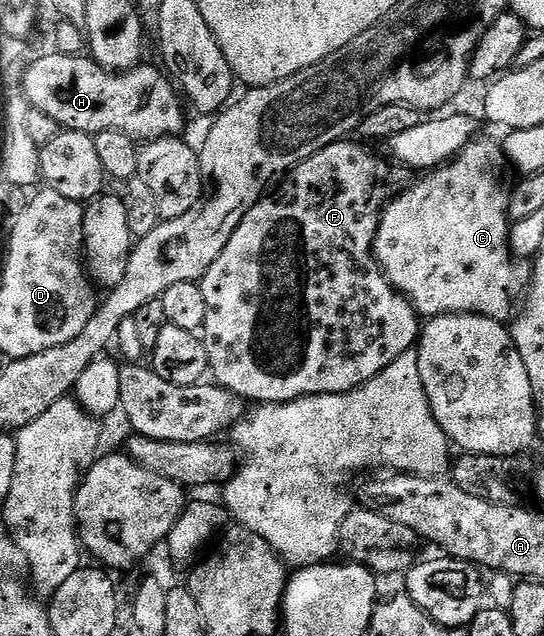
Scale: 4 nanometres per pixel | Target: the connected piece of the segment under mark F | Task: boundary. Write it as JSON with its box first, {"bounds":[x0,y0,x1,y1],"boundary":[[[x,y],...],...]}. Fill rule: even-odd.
{"bounds":[200,138,420,404],"boundary":[[[347,138],[344,140],[338,140],[335,144],[329,144],[324,146],[319,152],[313,152],[306,160],[299,160],[297,164],[293,165],[285,173],[282,185],[278,189],[275,187],[270,195],[258,201],[257,204],[253,204],[244,215],[242,215],[242,221],[236,226],[234,233],[228,238],[228,244],[224,246],[224,250],[220,250],[220,256],[216,258],[205,274],[202,275],[201,285],[202,294],[204,296],[204,322],[200,329],[201,339],[206,346],[206,353],[208,354],[208,362],[210,363],[208,372],[212,377],[213,383],[220,385],[222,388],[227,388],[234,396],[241,398],[243,401],[257,402],[258,404],[286,404],[289,400],[299,400],[301,396],[319,396],[320,394],[334,394],[336,392],[351,392],[353,388],[360,388],[362,385],[368,383],[376,374],[380,374],[383,368],[387,368],[392,362],[396,362],[396,358],[400,358],[400,354],[404,354],[408,349],[415,347],[416,341],[420,335],[420,317],[415,312],[414,307],[410,304],[409,300],[402,295],[398,289],[390,285],[390,279],[386,277],[386,273],[378,267],[377,260],[374,259],[374,253],[372,251],[374,246],[374,231],[378,229],[378,218],[382,215],[383,208],[386,207],[388,201],[391,199],[392,191],[390,192],[390,168],[373,152],[370,147],[365,143],[359,142],[354,138]]]}

